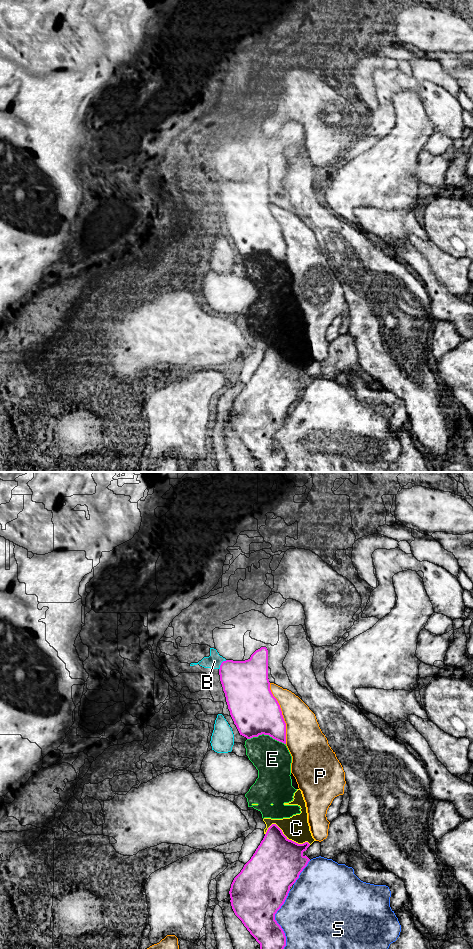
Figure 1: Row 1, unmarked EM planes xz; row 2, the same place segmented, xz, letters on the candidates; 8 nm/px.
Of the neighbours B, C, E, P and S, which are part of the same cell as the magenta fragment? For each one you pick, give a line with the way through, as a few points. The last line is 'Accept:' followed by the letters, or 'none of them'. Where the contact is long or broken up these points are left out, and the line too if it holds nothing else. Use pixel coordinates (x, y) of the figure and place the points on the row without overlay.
Accept: none of them

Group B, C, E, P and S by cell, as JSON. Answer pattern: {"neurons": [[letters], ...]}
{"neurons": [["B"], ["C", "E"], ["P"], ["S"]]}

